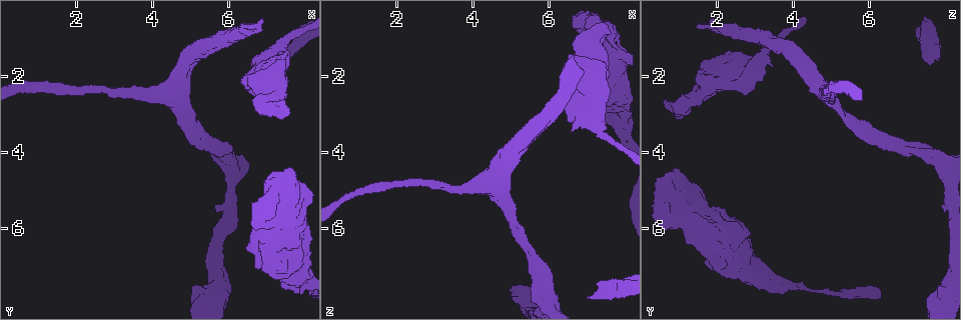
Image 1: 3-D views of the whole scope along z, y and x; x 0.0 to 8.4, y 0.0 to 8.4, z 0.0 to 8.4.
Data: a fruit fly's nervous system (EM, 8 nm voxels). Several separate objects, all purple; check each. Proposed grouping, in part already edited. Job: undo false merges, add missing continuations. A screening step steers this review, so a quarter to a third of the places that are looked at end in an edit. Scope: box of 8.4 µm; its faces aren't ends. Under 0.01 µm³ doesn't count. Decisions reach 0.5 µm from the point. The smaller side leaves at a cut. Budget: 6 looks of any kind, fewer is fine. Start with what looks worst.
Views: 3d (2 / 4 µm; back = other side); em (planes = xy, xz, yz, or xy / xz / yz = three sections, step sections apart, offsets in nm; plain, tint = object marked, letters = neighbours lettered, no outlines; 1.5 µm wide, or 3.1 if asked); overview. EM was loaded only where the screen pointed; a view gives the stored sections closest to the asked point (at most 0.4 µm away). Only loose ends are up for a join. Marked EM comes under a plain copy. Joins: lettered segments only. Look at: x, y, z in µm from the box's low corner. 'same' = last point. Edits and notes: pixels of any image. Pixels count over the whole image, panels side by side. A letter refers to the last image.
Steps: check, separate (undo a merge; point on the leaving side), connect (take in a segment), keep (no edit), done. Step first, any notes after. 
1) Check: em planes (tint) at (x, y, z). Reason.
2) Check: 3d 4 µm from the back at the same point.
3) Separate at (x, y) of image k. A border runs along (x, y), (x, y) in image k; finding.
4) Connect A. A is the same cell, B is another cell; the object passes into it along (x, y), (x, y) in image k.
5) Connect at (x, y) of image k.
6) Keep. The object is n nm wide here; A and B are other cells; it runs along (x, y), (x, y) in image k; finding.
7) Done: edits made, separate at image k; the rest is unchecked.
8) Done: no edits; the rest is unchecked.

Check: em xz step 4 (tint) at (7.10, 1.50, 7.75). Long arm stops here.

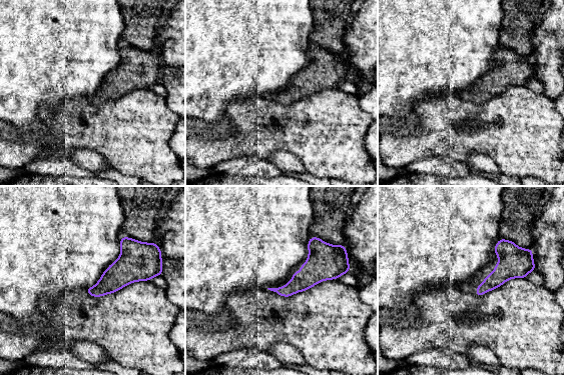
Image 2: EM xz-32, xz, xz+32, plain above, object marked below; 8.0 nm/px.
Check: em xz step 4 (letters) at the same point.

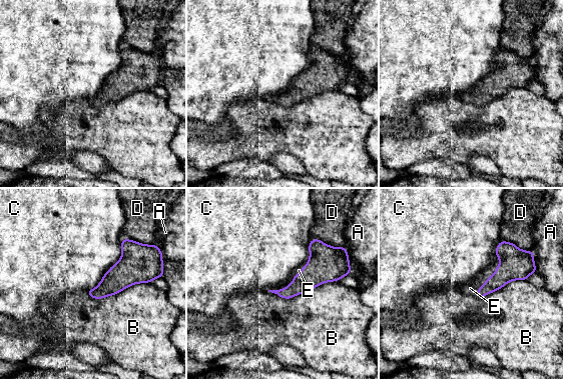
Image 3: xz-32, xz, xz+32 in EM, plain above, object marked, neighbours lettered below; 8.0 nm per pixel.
Connect E. E is the same cell, A, B, C and D are other cells; the object passes into it along (322, 267), (294, 280), (299, 270) in image 3; it goes on there.

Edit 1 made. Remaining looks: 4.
Check: 3d 4 µm at (7.45, 2.70, 0.55). Thick end.

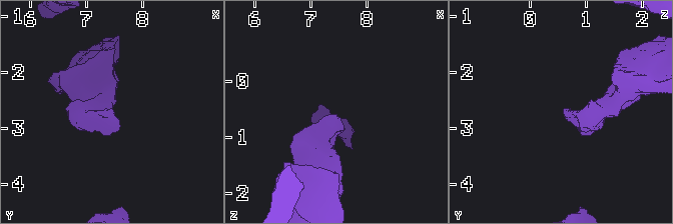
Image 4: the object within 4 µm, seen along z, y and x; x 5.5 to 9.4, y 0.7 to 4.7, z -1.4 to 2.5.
Check: em planes (letters) at (7.45, 2.65, 0.60). Shape alone is not enough.

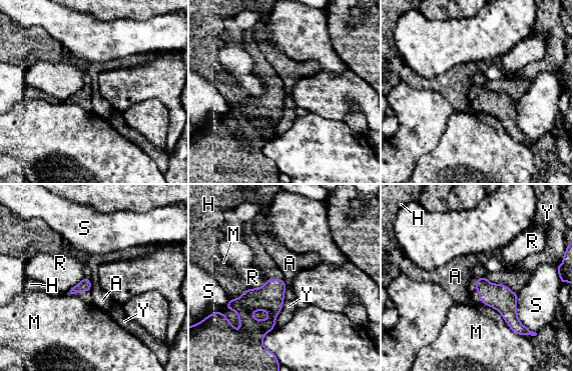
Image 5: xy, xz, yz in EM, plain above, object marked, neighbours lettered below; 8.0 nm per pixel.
Keep. A, H, M, R, S and Y are other cells; a border runs along (88, 278), (90, 281), (90, 291) in image 5; none of them fits.

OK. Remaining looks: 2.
Check: em planes (letters) at (6.65, 0.75, 1.50). Free end.

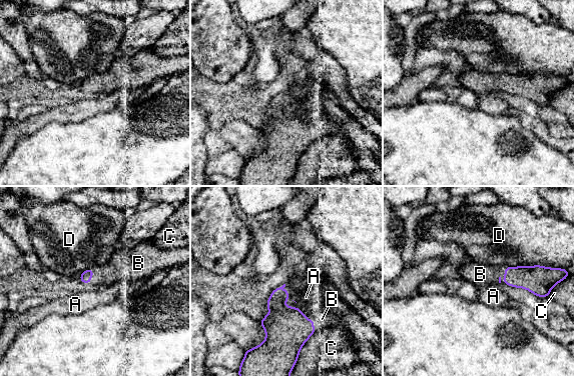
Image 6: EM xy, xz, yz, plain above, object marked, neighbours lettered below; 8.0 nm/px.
Connect B. The longest contact is with D, 320 nm; B is the same cell, A, C and D are other cells; the neuron continues.

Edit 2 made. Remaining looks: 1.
Done: edits made, connect at image 3, connect at image 6; the rest is unchecked.

